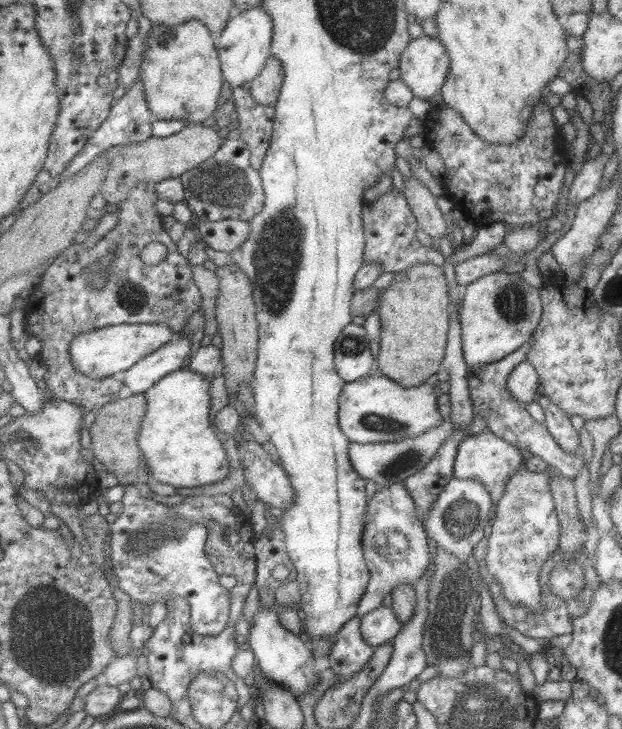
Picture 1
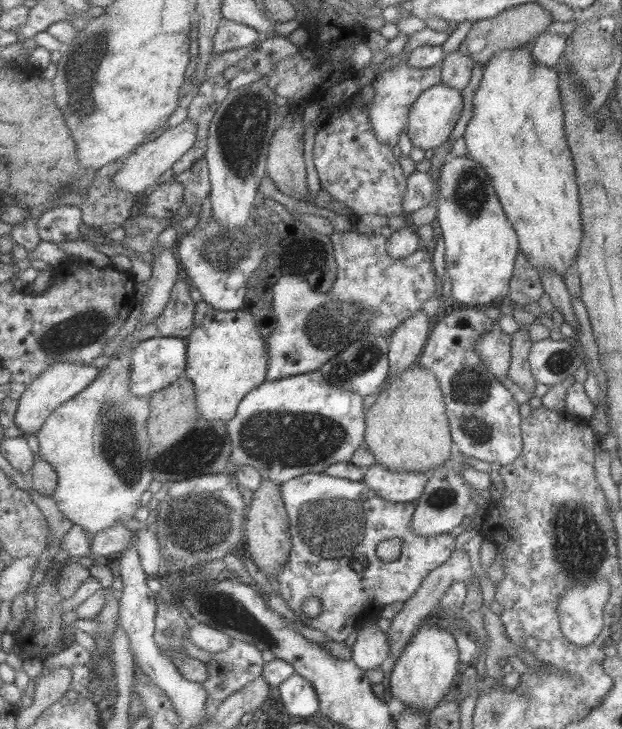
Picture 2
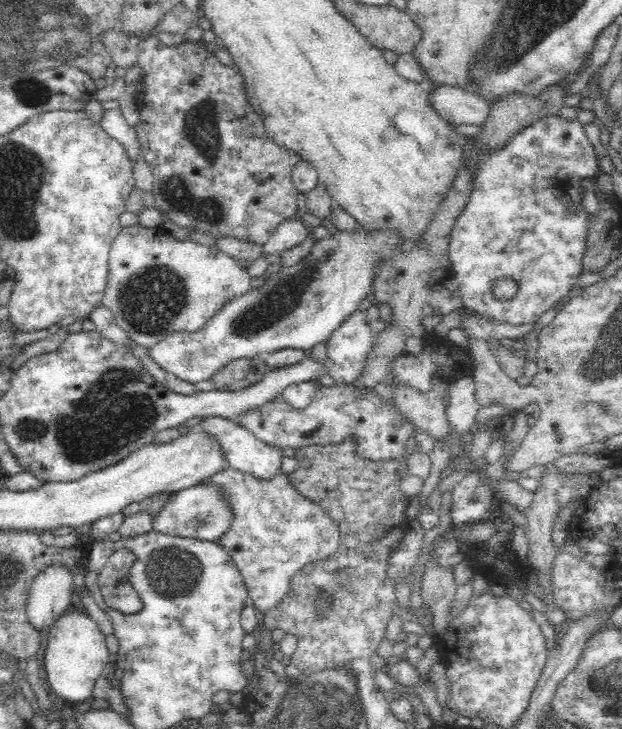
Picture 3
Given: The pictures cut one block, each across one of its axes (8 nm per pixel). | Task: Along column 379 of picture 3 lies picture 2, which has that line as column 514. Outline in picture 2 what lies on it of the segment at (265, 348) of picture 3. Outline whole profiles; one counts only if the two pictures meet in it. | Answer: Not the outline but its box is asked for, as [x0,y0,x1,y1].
[434,154,519,308]

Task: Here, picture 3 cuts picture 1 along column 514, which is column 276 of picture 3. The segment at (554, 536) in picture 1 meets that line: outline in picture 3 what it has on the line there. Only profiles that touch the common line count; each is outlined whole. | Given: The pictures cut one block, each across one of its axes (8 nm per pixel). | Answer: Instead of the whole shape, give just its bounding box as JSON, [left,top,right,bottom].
[197,467,338,615]

